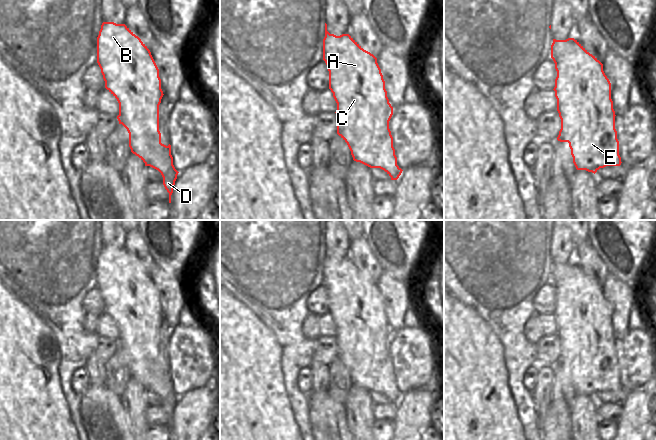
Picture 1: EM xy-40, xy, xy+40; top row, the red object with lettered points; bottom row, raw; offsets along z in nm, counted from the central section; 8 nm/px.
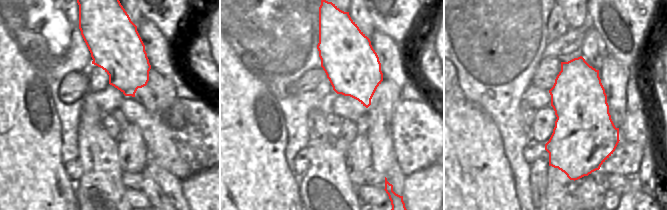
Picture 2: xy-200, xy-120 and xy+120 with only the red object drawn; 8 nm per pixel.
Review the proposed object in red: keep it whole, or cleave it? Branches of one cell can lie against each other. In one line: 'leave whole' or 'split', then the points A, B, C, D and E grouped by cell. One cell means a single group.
leave whole; A B C D E

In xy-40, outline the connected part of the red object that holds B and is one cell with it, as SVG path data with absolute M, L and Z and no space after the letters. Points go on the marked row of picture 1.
M103 22L97 37L97 63L105 88L119 103L117 119L129 133L131 152L161 173L171 203L179 172L173 165L171 145L161 143L159 105L164 94L150 50L125 24Z

